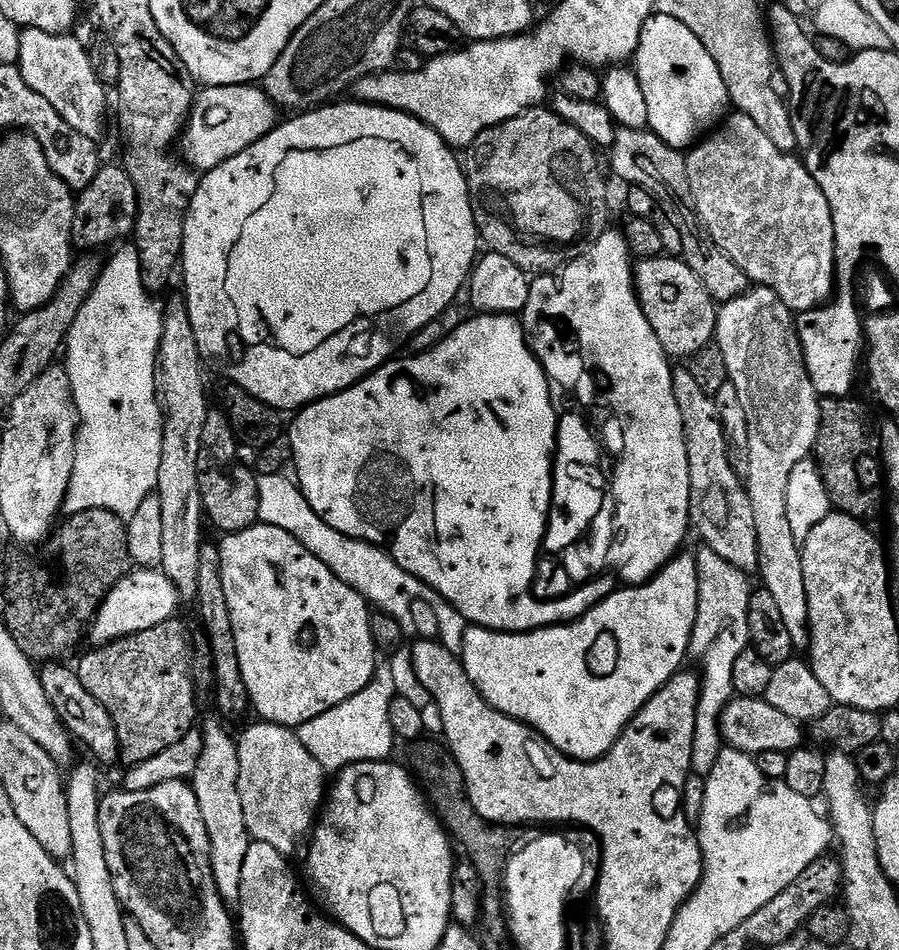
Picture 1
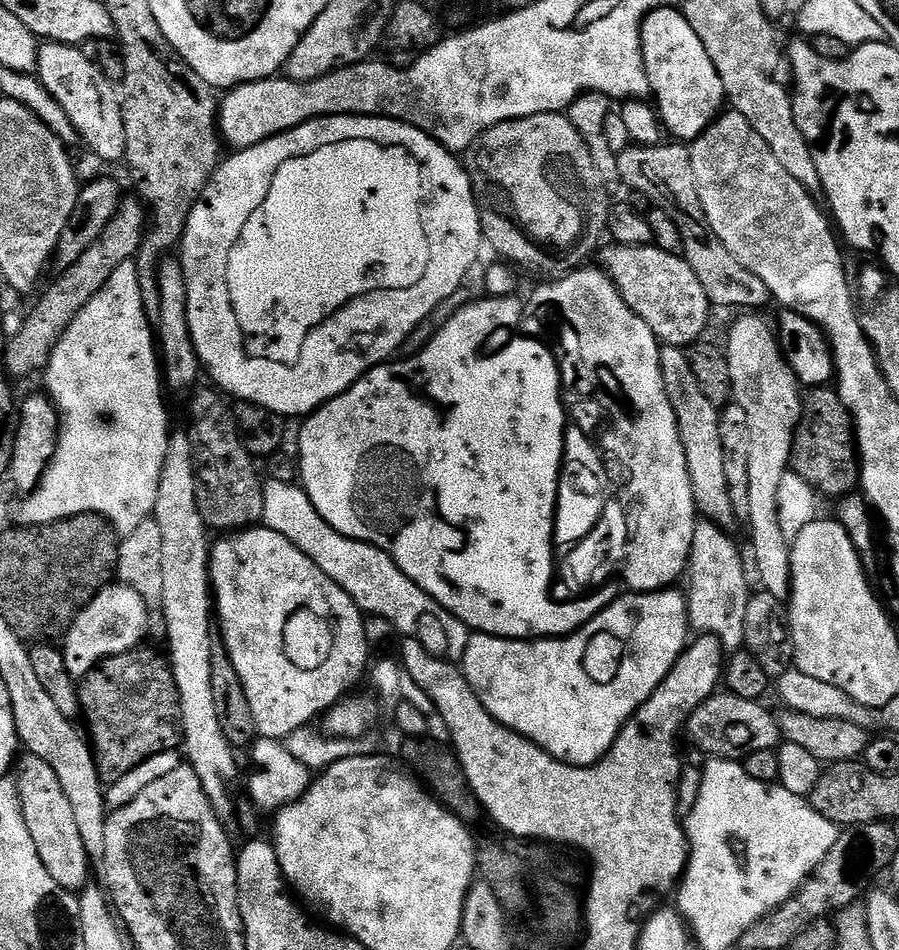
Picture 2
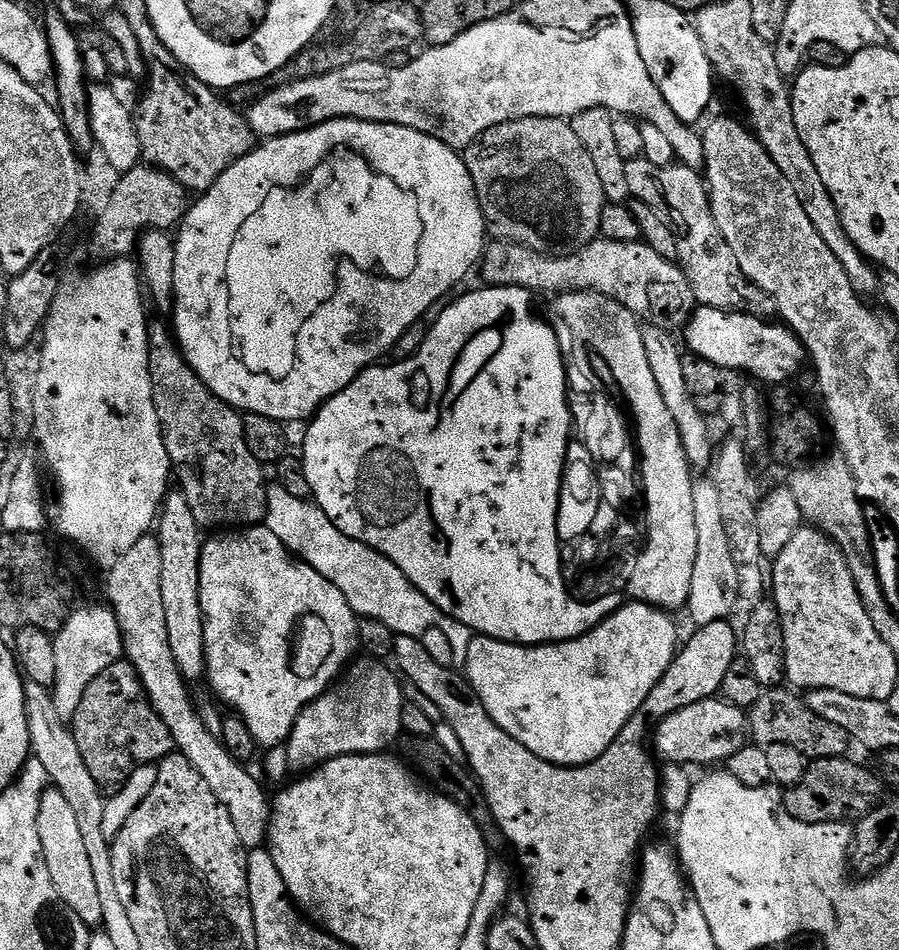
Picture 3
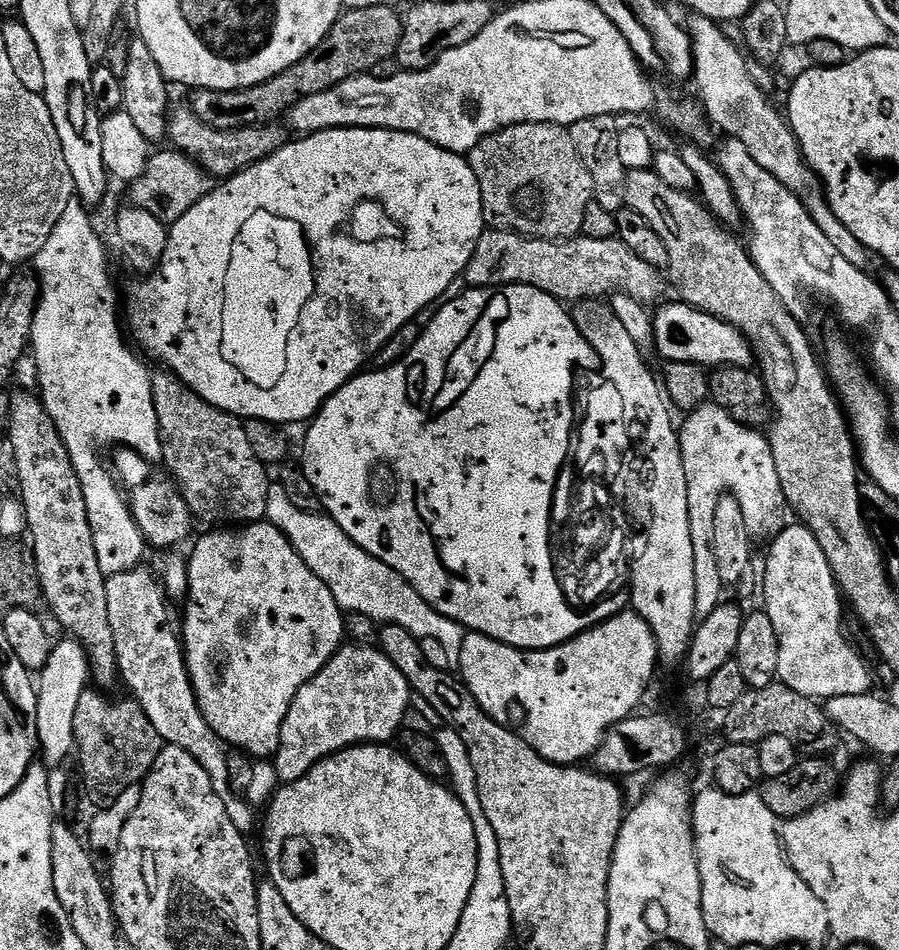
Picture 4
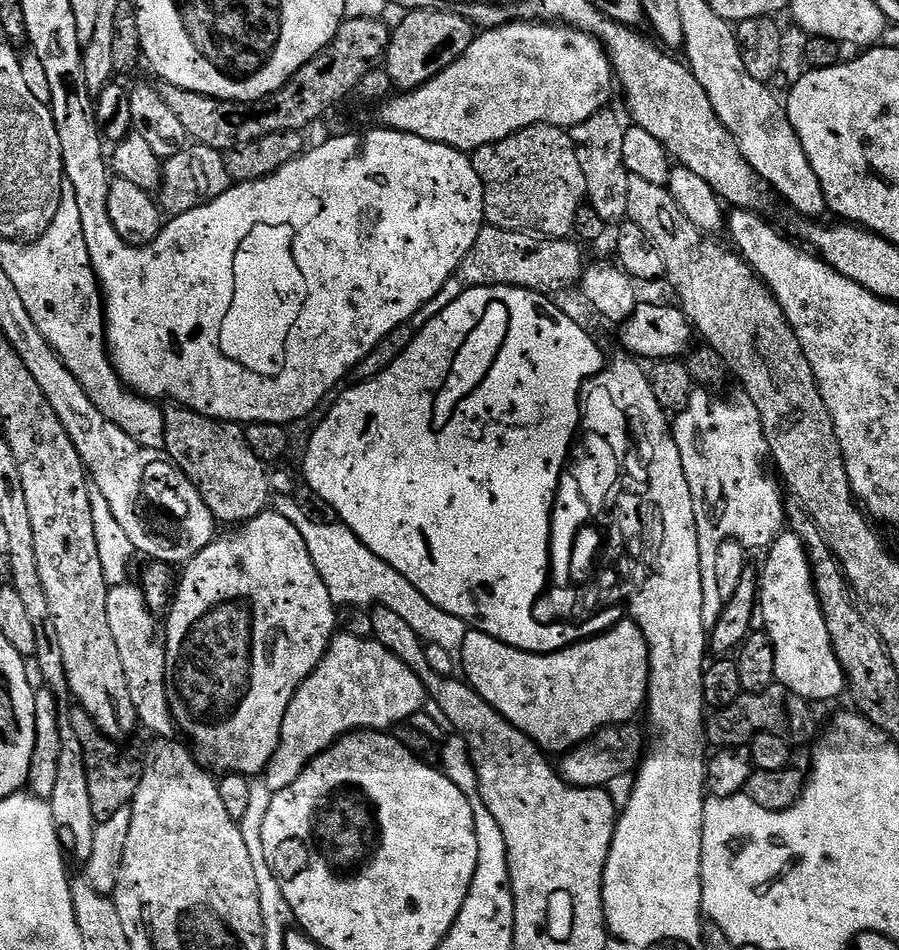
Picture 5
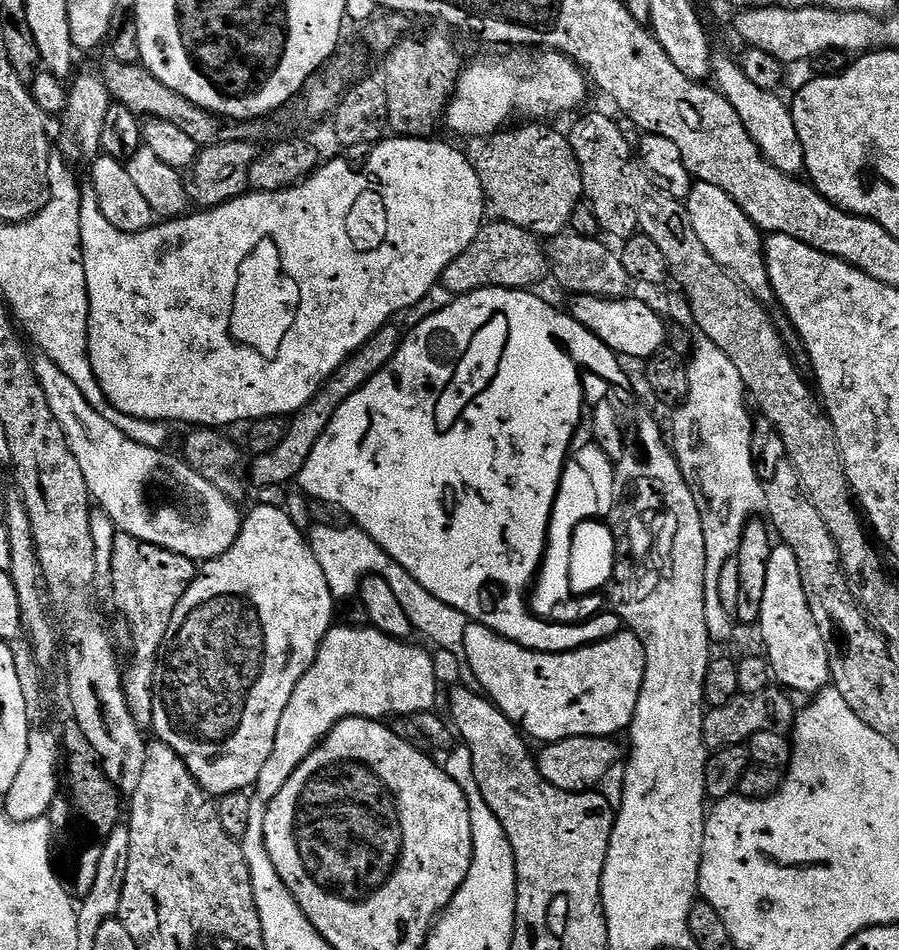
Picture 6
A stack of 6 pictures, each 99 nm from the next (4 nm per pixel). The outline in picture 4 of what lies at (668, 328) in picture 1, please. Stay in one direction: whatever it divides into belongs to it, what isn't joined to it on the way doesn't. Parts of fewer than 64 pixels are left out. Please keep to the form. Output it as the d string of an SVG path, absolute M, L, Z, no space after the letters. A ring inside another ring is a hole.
M485 231L470 262L464 268L463 279L474 288L500 288L504 284L529 284L558 301L583 302L611 298L617 294L639 300L652 306L655 300L663 301L666 276L661 269L650 266L626 242L599 240L581 235L574 240L536 240L516 232Z

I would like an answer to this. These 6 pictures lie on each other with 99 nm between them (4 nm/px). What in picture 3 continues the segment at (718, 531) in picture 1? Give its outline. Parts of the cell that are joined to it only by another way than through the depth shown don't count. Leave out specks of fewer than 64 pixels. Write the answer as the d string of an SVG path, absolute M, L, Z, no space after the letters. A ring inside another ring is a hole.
M644 324L640 333L642 342L646 342L646 358L650 362L650 370L654 373L654 382L658 382L658 390L662 390L662 402L666 402L666 410L670 410L670 418L674 418L678 426L678 434L682 438L682 446L688 463L693 469L699 470L708 459L709 461L713 459L714 444L712 448L712 432L708 429L709 417L705 416L702 410L698 410L698 406L694 406L694 398L688 389L686 370L682 370L685 353L677 337L664 328Z

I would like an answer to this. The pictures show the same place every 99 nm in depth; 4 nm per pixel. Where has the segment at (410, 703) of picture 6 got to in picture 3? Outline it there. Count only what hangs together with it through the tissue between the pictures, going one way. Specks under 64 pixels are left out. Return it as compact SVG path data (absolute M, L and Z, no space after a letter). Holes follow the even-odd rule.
M363 659L349 663L342 678L337 679L331 688L328 688L312 704L307 704L298 714L292 733L286 741L289 762L293 769L312 770L339 756L384 754L389 751L388 747L391 744L393 747L399 741L402 735L402 710L406 703L401 681L391 667L387 668L387 663L379 659Z

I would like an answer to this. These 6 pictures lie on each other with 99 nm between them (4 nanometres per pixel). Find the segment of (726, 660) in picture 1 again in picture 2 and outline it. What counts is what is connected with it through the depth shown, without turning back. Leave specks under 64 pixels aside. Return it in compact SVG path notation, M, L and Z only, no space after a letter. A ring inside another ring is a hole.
M697 521L686 569L686 599L689 625L697 633L718 638L725 650L736 650L744 643L746 606L750 589L748 576L744 573L744 564L736 555L728 535L725 529L714 523Z

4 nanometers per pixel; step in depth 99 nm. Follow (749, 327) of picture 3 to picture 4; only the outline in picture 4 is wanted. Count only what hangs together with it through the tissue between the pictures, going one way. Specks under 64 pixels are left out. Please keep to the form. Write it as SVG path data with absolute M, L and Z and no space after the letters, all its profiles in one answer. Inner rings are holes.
M668 302L664 306L660 313L655 313L654 330L656 349L662 356L664 354L665 361L674 364L690 362L700 365L705 370L753 367L752 343L748 341L748 337L741 334L739 328L683 302Z

